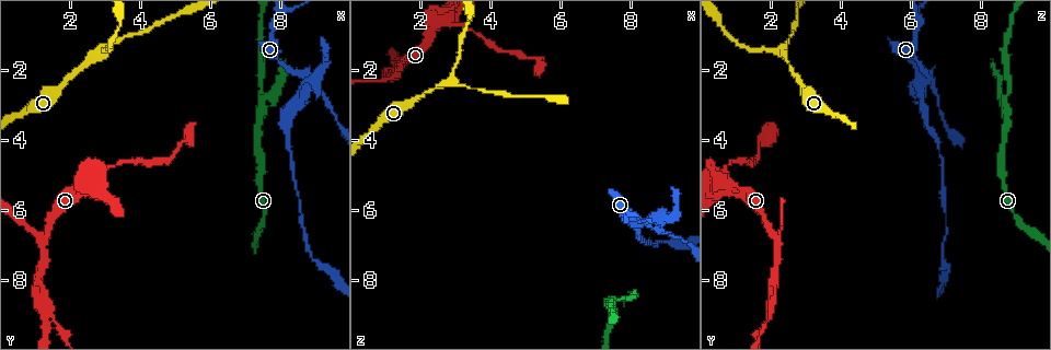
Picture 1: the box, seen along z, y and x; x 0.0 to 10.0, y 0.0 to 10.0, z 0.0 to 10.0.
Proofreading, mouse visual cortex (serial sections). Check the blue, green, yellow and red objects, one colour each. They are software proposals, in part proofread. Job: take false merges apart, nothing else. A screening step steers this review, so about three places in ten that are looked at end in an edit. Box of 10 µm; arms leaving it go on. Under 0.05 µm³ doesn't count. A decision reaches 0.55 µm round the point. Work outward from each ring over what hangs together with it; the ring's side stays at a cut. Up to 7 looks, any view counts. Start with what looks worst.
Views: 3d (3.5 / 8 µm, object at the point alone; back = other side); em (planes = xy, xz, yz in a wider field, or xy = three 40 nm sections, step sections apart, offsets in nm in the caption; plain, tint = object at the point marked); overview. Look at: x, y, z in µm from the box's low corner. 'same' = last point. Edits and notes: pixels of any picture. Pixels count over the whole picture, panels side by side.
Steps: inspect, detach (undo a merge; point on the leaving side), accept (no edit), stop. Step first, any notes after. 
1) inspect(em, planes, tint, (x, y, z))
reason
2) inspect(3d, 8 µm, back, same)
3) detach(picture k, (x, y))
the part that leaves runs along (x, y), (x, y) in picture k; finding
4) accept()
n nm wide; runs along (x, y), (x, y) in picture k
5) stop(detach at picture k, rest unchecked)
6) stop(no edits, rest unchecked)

inspect(3d, 3.5 µm, (8.85, 2.30, 6.50))
a fork

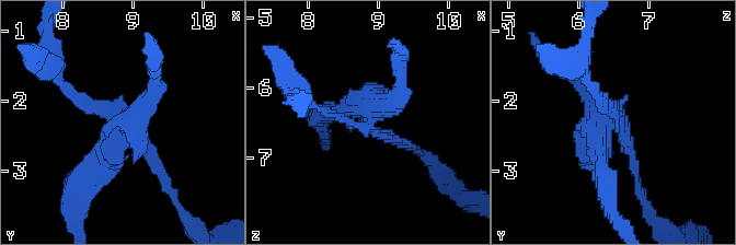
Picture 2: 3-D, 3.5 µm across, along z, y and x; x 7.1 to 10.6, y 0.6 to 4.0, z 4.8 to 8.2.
inspect(em, xy, step 5, tint, (8.85, 2.30, 6.50))
shape alone is not enough

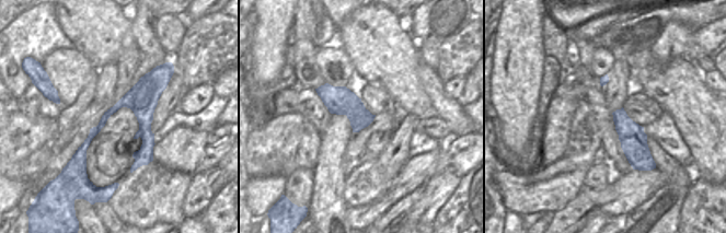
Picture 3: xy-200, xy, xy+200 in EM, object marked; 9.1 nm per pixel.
inspect(em, planes, tint, same)
cut it another way

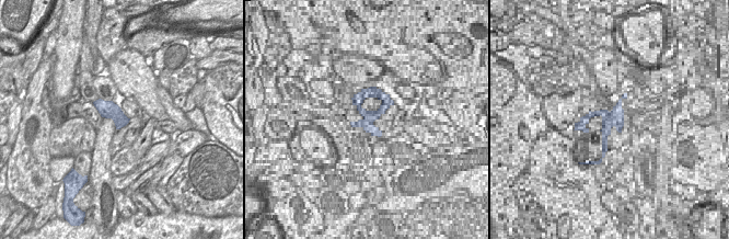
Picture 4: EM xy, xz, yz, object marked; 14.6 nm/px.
detach(picture 2, (588, 148))
the part that leaves runs along (613, 120), (599, 154), (607, 205) in picture 2; two cells meet here

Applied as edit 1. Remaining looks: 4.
inspect(3d, 3.5 µm, (7.50, 2.95, 8.70))
a fork

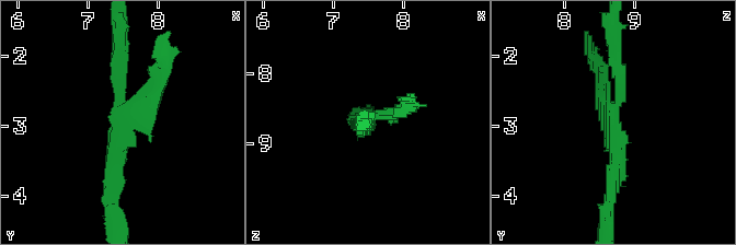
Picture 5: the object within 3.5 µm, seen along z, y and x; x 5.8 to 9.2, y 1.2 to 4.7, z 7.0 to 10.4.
inspect(em, xy, step 3, tint, (7.45, 2.90, 8.70))

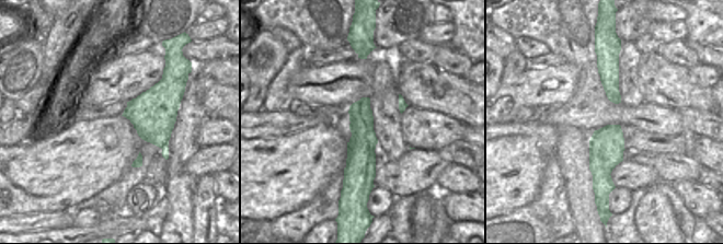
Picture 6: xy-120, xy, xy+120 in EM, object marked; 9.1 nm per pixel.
detach(picture 5, (153, 81))
the part that leaves runs along (133, 112), (160, 85), (170, 32) in picture 5; two cells meet here

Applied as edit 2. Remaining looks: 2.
stop(detach at picture 2, detach at picture 5, rest unchecked)

